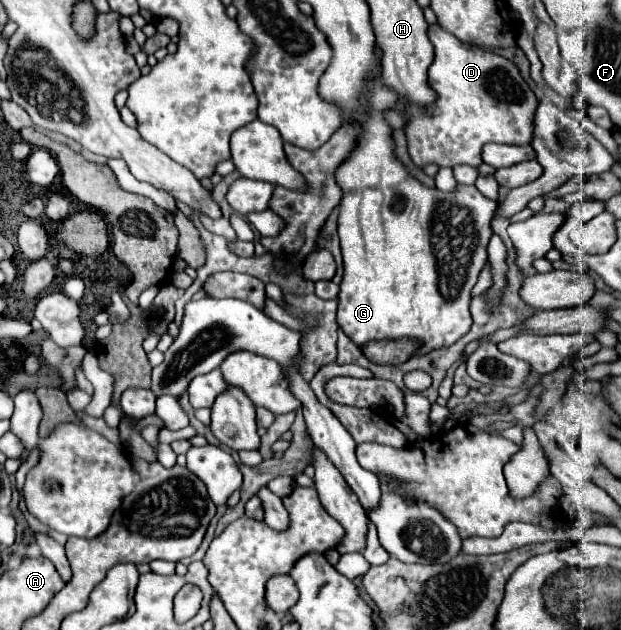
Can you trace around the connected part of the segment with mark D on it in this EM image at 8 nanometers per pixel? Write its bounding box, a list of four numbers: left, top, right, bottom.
[407,25,537,167]

